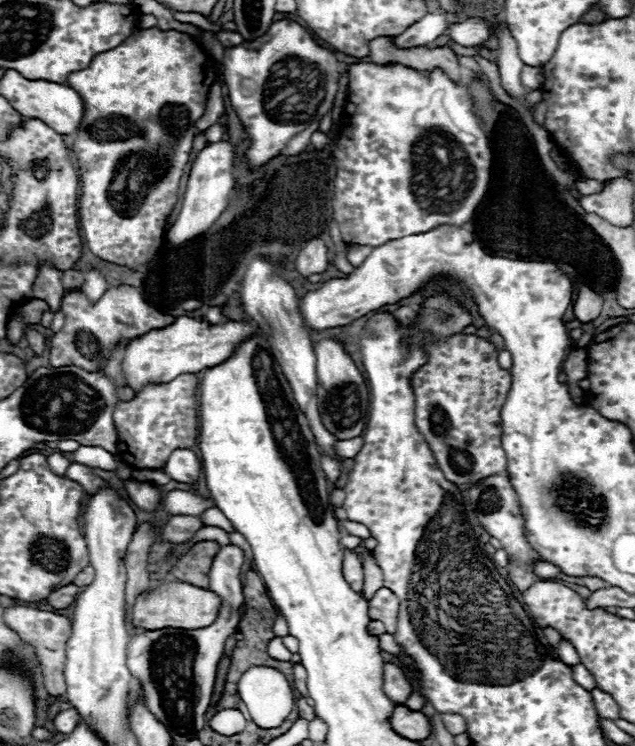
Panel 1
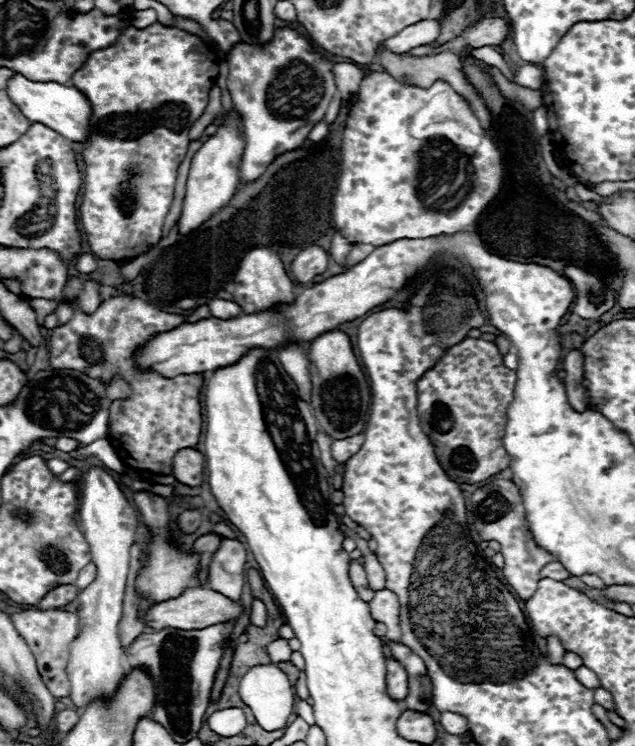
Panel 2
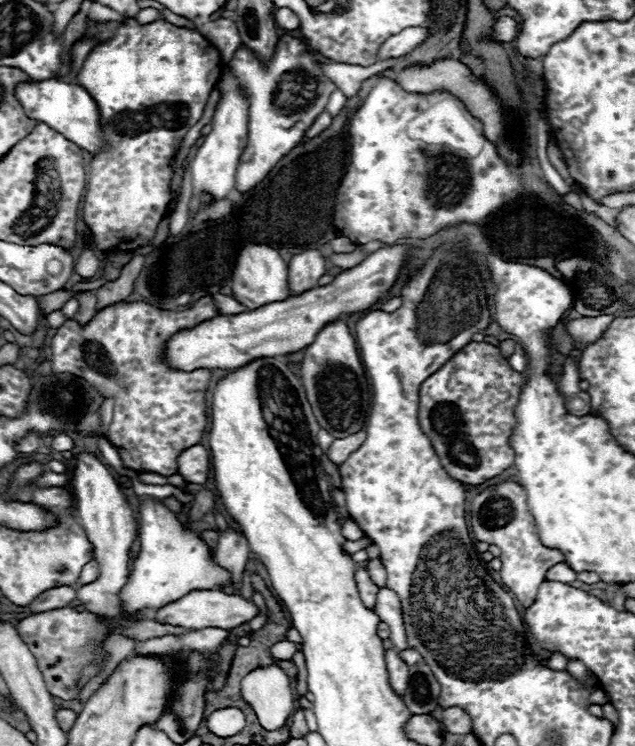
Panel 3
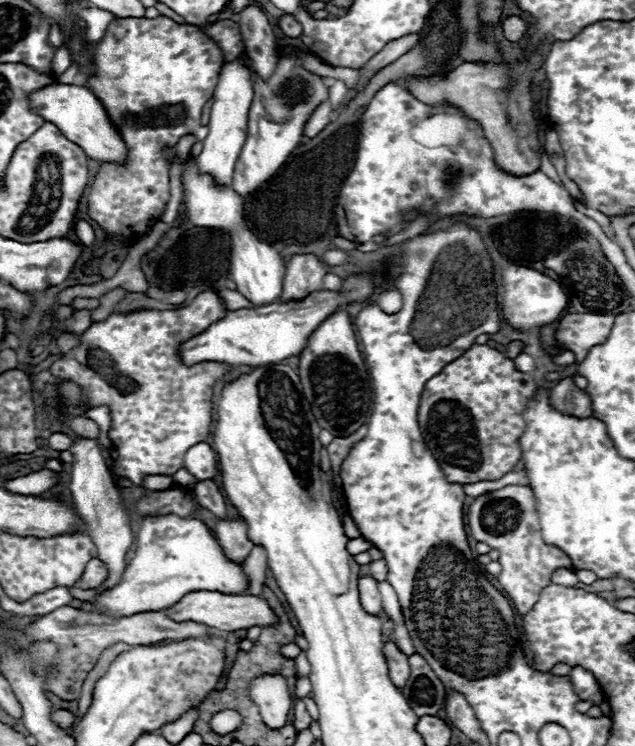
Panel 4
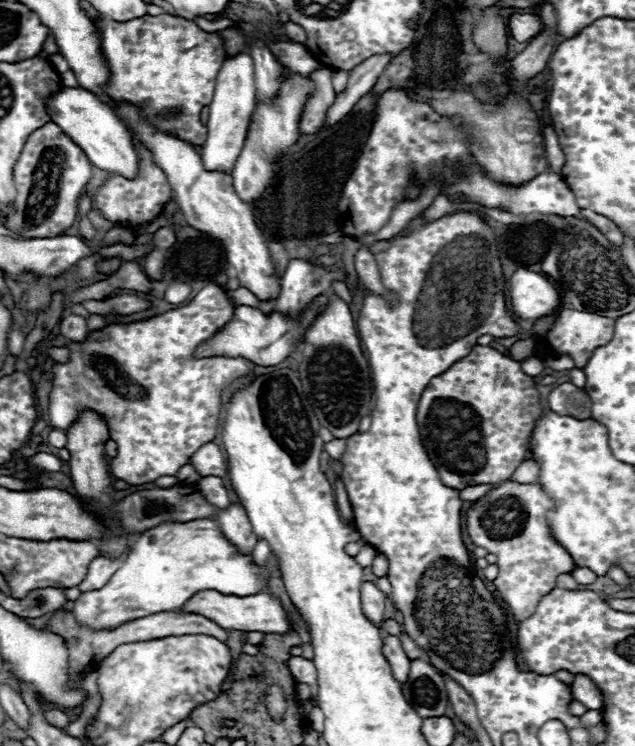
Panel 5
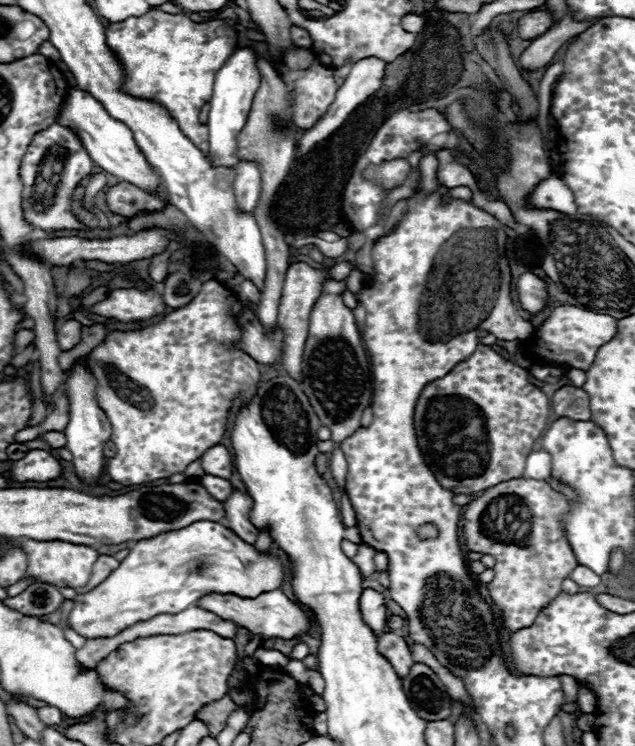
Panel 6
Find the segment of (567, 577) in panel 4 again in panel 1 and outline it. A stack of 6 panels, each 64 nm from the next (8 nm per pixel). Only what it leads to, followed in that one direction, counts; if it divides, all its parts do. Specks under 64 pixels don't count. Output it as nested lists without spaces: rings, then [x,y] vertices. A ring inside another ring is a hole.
[[[542,562],[542,564],[536,564],[534,566],[534,572],[540,576],[540,578],[556,578],[558,574],[562,574],[562,570],[550,562]]]

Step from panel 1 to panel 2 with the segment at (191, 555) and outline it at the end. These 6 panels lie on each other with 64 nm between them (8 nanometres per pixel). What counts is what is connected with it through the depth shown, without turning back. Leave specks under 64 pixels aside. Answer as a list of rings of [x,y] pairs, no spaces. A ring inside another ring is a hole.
[[[208,532],[208,534],[204,534],[204,536],[200,536],[196,542],[194,542],[194,550],[196,552],[200,552],[200,564],[202,564],[202,572],[200,572],[200,582],[204,584],[206,582],[206,574],[208,574],[208,564],[210,564],[210,560],[212,560],[212,556],[214,556],[214,552],[218,550],[218,544],[220,544],[220,536],[218,534],[212,534],[212,532]]]

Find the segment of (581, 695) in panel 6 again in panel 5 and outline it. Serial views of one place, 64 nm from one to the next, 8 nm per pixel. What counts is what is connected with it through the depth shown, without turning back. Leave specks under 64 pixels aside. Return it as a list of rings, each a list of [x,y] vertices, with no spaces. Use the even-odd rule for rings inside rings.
[[[576,674],[574,676],[574,686],[572,686],[572,696],[582,702],[588,710],[600,710],[602,708],[602,694],[596,690],[590,678]]]

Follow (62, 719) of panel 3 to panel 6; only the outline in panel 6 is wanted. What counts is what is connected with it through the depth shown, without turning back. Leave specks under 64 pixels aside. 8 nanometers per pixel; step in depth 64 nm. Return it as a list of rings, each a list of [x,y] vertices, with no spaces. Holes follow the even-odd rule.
[[[42,706],[42,708],[36,708],[36,714],[38,718],[44,722],[44,724],[60,724],[62,722],[62,712],[54,706]]]

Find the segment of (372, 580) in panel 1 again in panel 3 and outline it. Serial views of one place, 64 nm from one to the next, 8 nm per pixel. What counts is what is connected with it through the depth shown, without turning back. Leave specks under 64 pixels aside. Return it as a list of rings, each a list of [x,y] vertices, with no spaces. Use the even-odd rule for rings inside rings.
[[[368,560],[368,572],[370,572],[370,578],[374,580],[374,584],[378,584],[378,588],[386,586],[386,568],[384,568],[382,560]]]

